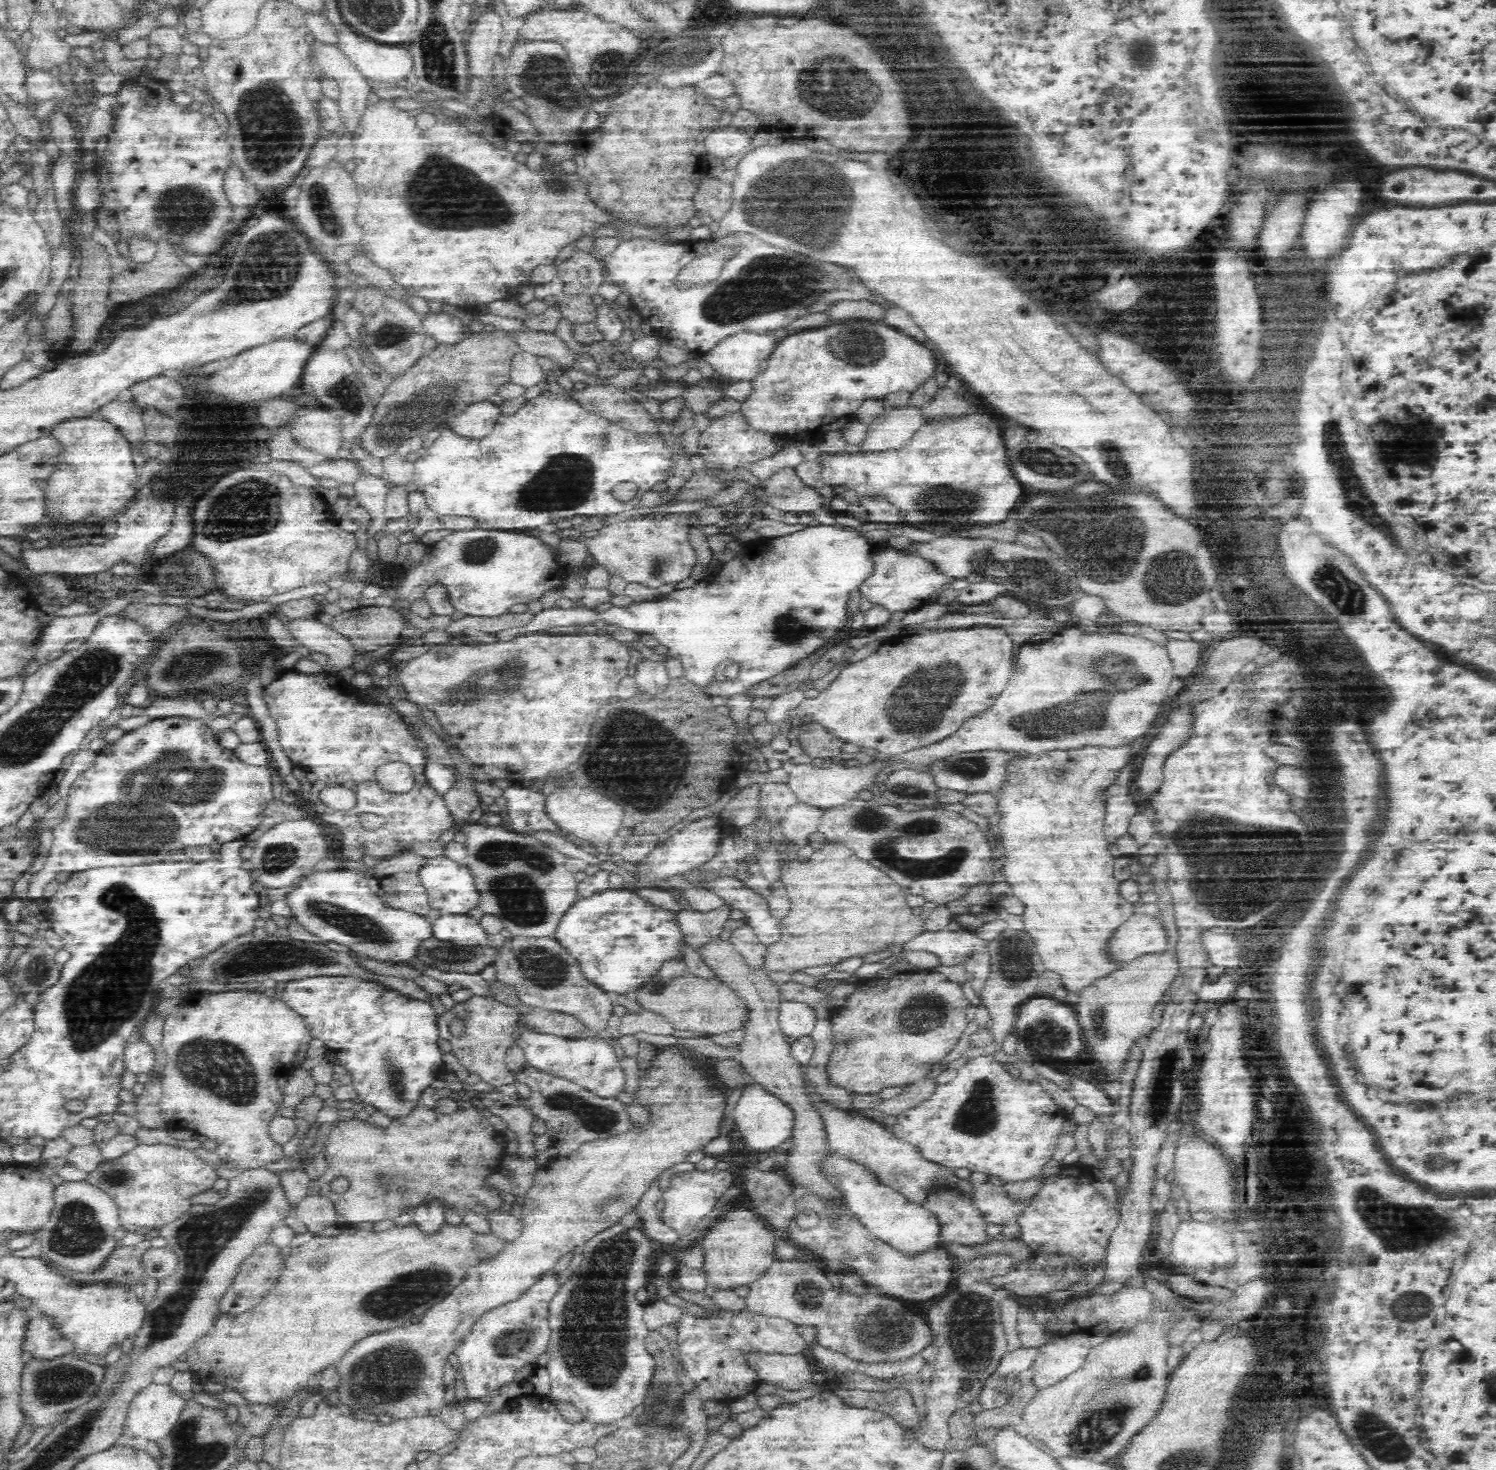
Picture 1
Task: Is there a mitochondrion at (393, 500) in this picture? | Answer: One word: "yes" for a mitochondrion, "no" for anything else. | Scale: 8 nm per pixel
no

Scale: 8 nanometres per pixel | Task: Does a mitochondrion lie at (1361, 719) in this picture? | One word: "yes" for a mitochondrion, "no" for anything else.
no

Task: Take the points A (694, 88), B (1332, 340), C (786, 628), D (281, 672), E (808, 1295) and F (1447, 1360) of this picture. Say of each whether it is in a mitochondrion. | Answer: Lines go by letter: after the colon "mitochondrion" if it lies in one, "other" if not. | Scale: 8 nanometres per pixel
A: other
B: other
C: mitochondrion
D: other
E: mitochondrion
F: other

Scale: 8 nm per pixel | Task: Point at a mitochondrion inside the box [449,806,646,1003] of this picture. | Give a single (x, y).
(518, 864)

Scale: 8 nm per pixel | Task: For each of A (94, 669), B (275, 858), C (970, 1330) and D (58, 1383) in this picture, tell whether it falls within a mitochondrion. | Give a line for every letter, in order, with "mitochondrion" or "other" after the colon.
A: mitochondrion
B: mitochondrion
C: mitochondrion
D: mitochondrion

